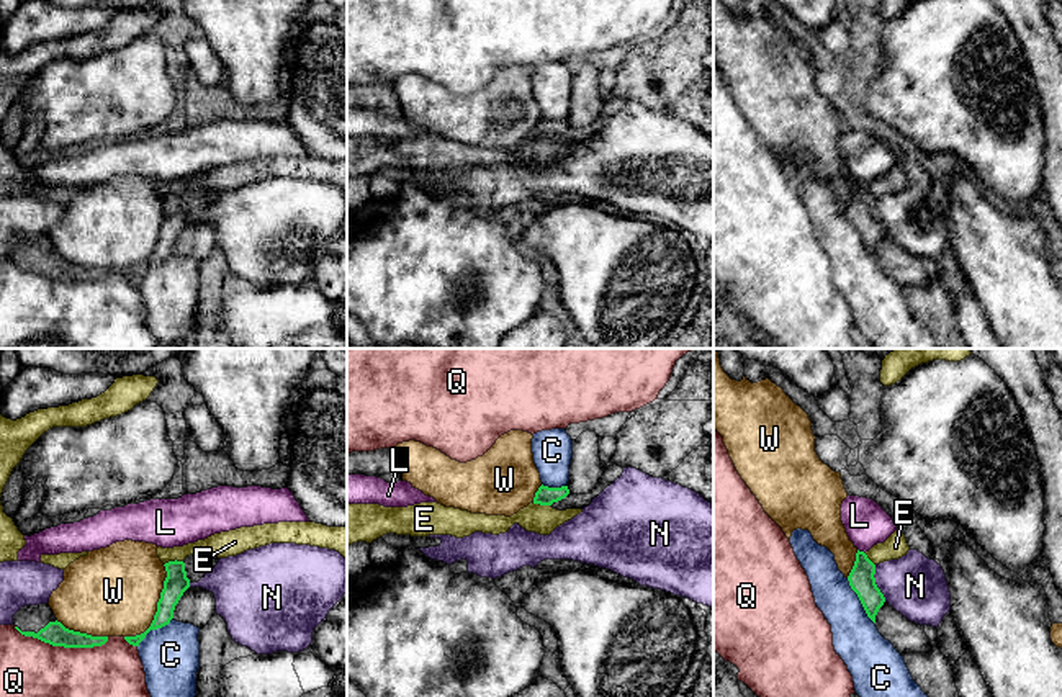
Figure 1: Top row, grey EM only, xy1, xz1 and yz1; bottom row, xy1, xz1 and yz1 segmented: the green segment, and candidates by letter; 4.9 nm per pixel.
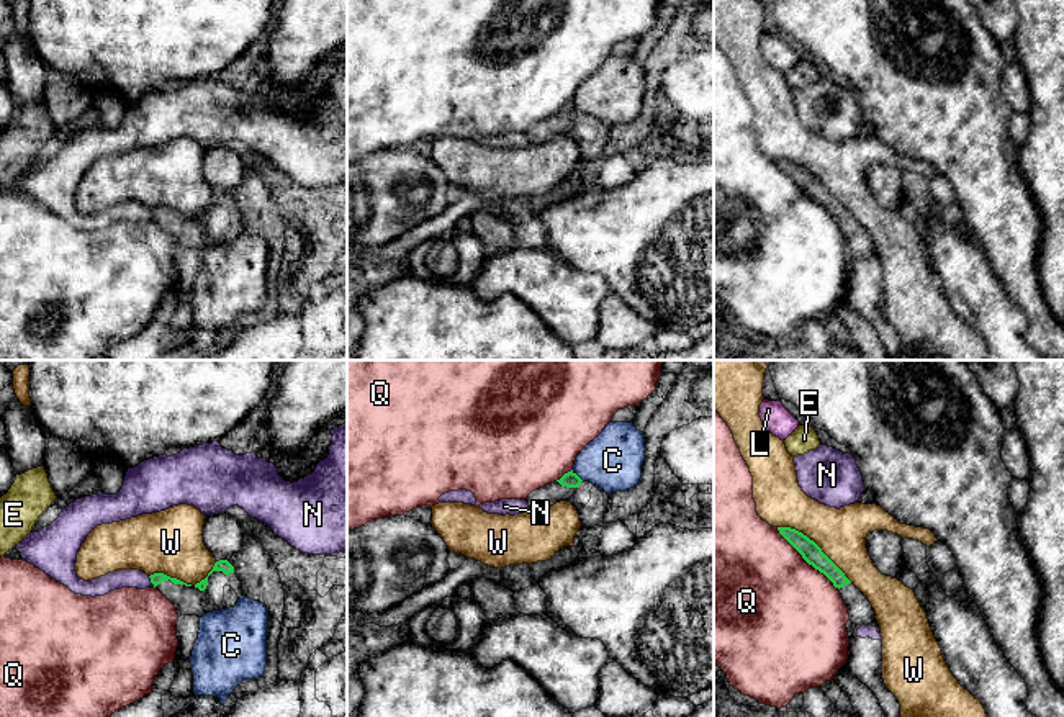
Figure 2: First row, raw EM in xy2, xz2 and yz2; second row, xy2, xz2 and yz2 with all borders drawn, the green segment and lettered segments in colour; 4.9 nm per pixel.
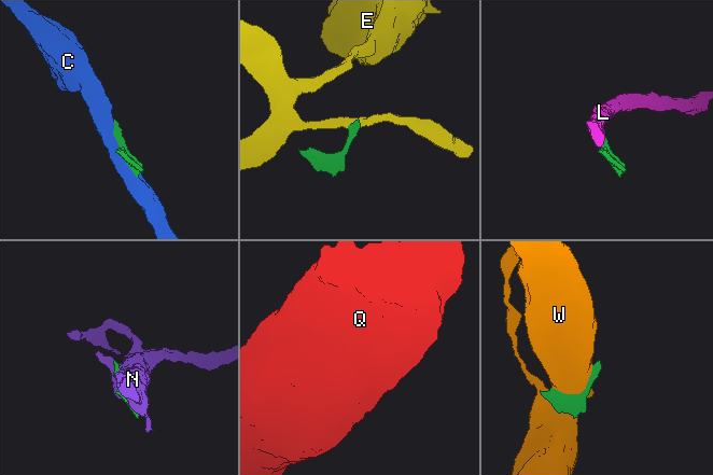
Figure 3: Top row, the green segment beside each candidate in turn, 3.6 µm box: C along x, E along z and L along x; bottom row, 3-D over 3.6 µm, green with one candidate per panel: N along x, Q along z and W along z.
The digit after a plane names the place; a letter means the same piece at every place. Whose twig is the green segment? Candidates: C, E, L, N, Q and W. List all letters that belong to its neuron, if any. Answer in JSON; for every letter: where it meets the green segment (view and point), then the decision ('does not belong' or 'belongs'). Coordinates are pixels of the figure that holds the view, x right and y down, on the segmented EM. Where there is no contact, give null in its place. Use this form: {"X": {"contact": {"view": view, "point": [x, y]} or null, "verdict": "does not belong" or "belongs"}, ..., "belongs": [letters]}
{"C": {"contact": {"view": "yz1", "point": [859, 599]}, "verdict": "does not belong"}, "E": {"contact": {"view": "xy1", "point": [172, 562]}, "verdict": "does not belong"}, "L": {"contact": {"view": "yz1", "point": [861, 552]}, "verdict": "does not belong"}, "N": {"contact": {"view": "yz1", "point": [874, 583]}, "verdict": "does not belong"}, "Q": {"contact": {"view": "xy1", "point": [61, 645]}, "verdict": "does not belong"}, "W": {"contact": {"view": "xy1", "point": [157, 607]}, "verdict": "does not belong"}, "belongs": []}

